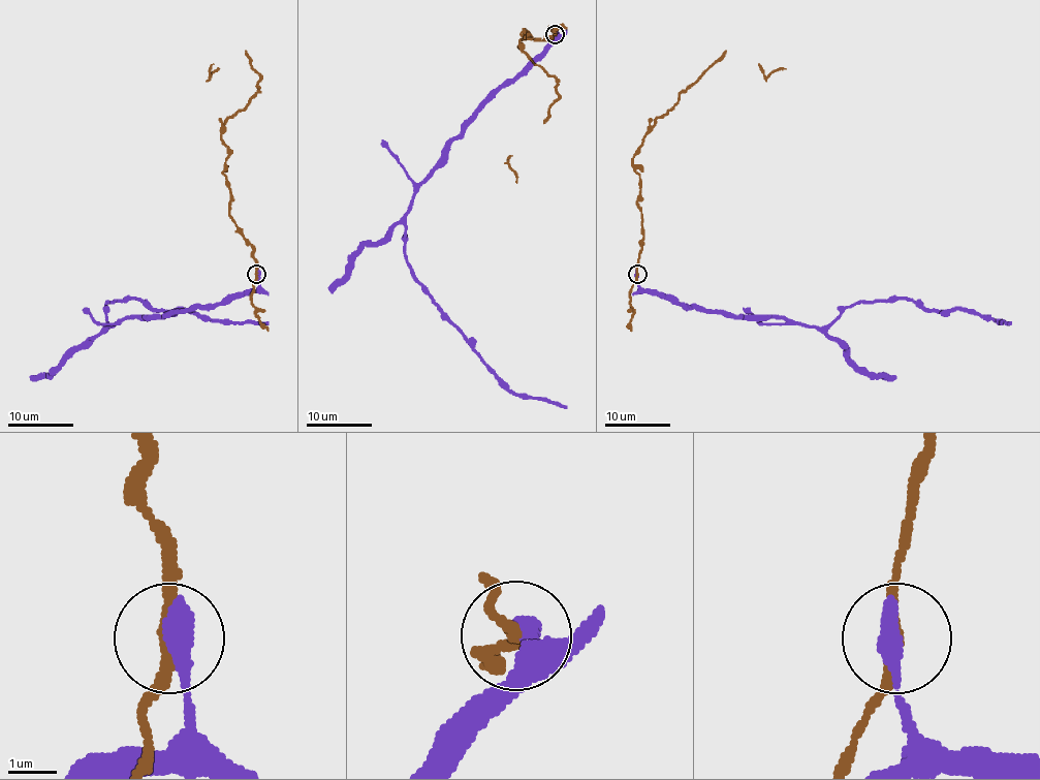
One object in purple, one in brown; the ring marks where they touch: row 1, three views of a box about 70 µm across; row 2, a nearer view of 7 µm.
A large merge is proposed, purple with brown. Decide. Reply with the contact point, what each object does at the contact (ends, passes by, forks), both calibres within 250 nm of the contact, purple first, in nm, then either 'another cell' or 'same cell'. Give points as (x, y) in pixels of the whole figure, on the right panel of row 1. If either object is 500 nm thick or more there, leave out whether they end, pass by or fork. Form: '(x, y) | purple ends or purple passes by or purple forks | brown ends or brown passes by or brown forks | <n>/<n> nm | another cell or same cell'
(637, 274) | purple ends | brown passes by | 480/240 nm | another cell

